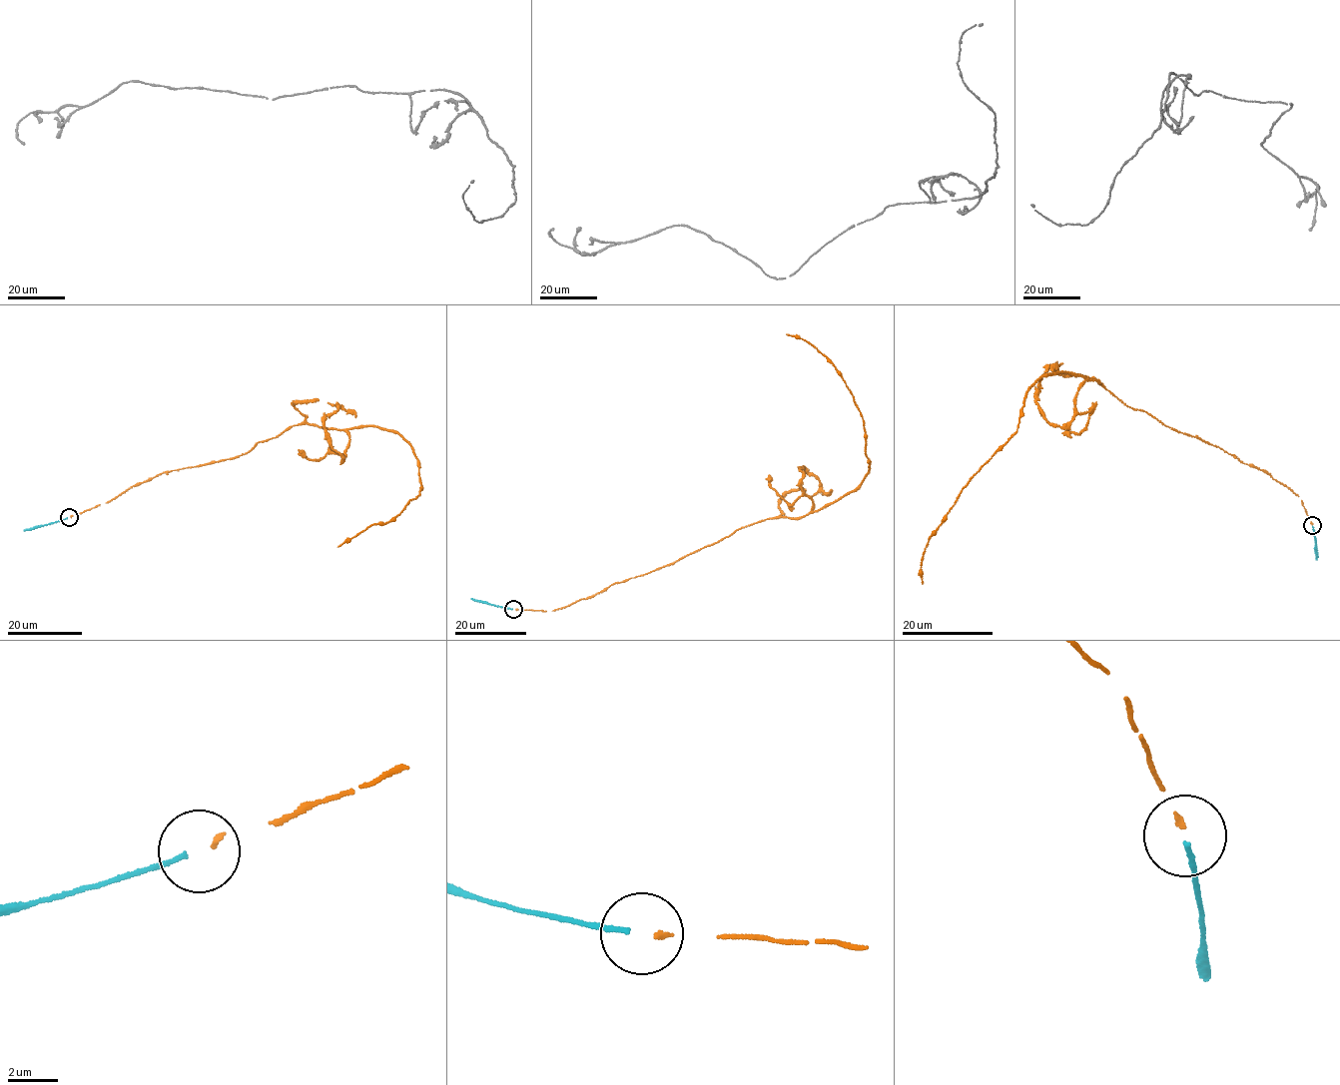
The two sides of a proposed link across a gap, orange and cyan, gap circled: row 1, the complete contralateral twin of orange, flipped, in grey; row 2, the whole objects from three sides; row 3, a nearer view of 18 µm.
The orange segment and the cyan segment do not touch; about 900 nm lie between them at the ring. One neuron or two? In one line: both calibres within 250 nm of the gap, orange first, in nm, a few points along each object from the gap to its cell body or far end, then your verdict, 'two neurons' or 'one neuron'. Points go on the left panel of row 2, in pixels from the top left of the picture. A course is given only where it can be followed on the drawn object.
160/190 nm | orange via (71, 517), (161, 473), (244, 454), (292, 425), (392, 430), (417, 459), (419, 493), (394, 518), (337, 547) | cyan via (67, 518), (24, 530) | one neuron

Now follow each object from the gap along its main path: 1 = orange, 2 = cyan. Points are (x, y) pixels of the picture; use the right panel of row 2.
1: (1311, 524), (1270, 473), (1098, 381), (1049, 372), (930, 537), (923, 584)
2: (1313, 527), (1316, 560)

